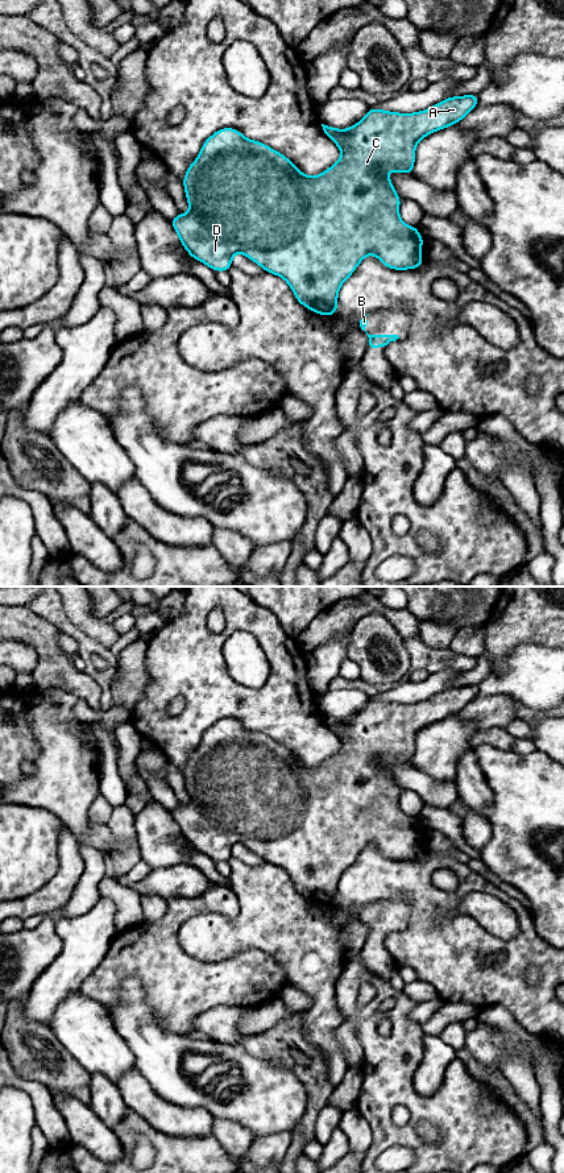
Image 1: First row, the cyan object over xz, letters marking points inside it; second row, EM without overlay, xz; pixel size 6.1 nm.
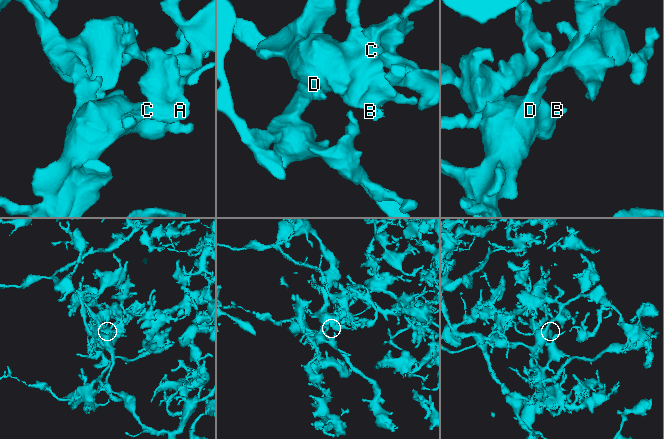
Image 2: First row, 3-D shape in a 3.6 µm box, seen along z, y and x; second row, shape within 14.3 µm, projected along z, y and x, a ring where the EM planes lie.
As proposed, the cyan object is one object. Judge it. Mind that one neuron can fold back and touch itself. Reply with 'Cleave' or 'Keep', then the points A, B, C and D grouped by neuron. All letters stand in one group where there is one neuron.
Keep. Groups: A B C D

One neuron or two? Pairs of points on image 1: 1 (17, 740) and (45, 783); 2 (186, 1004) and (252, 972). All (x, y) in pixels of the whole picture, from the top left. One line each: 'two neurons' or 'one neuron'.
1: two neurons
2: one neuron

